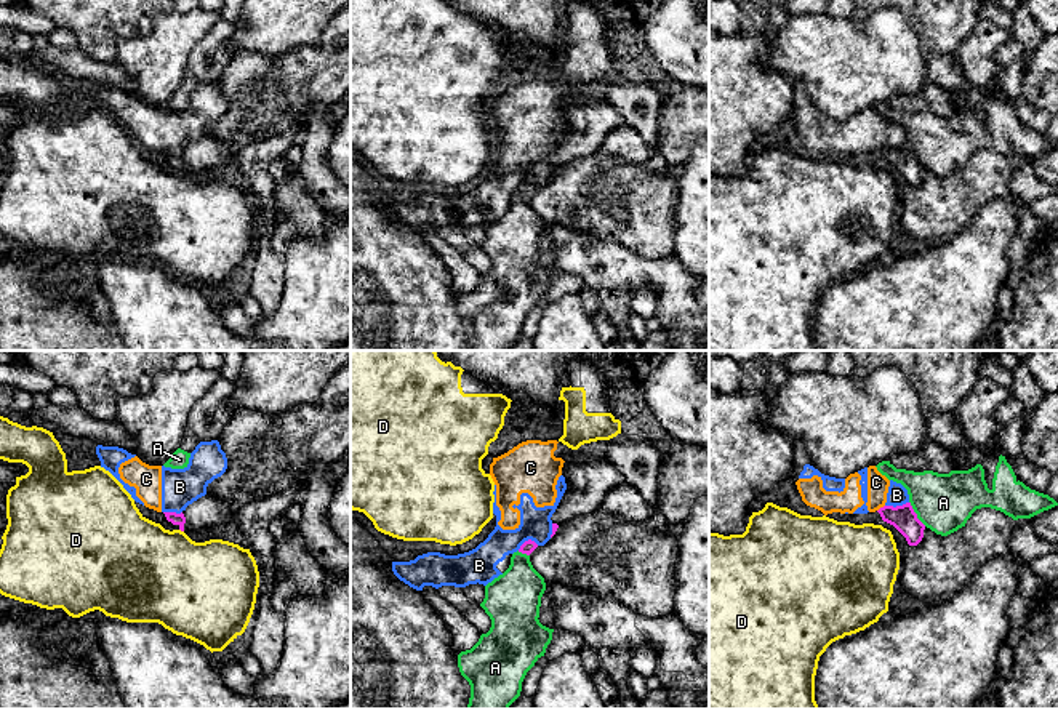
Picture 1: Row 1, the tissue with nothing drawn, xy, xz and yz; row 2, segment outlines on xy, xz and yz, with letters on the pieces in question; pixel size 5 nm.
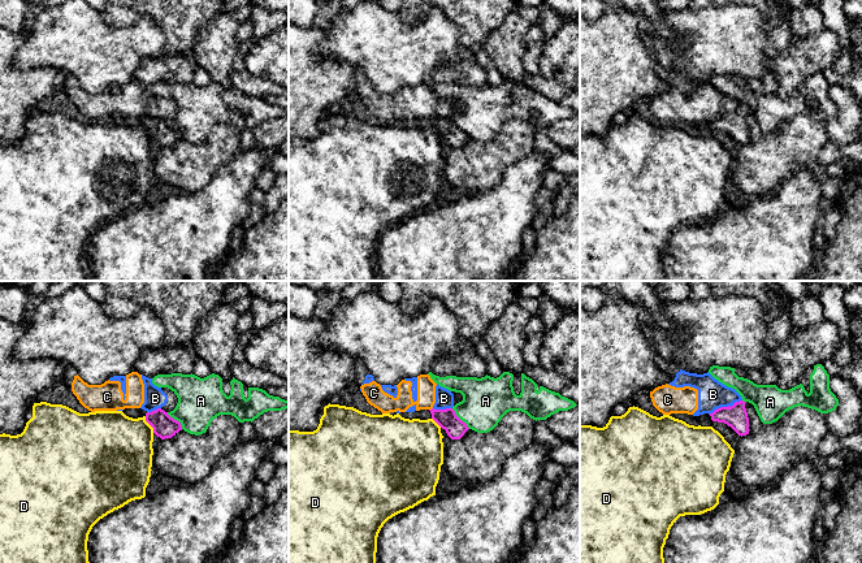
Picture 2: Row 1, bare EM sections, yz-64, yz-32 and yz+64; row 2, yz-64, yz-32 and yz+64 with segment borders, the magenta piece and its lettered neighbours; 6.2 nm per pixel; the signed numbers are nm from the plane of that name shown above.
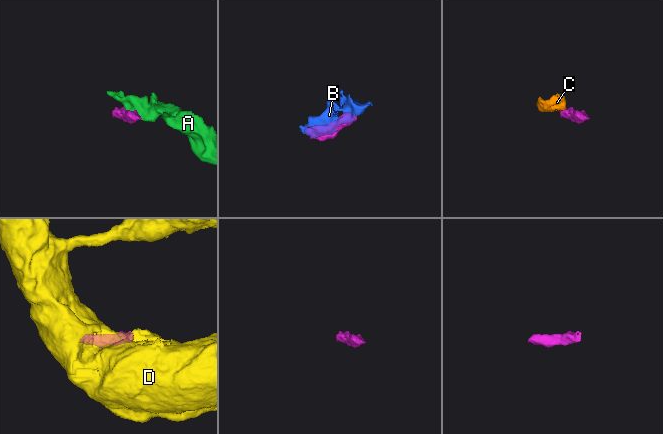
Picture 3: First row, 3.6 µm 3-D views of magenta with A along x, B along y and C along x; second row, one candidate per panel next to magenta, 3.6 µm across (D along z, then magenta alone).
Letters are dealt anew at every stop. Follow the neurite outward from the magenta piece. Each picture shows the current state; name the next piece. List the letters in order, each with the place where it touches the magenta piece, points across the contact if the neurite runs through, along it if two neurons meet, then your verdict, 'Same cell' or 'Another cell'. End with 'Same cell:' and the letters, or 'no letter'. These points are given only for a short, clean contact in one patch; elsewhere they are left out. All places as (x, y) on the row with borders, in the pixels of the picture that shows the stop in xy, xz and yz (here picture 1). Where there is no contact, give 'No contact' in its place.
A: Touches magenta at yz (916, 514). Boundary: yz (909, 501), (916, 516), (925, 525). Another cell
B: Touches magenta at yz (897, 506). Another cell
C: Touches magenta at yz (881, 508). Boundary: yz (884, 504), (877, 511). Another cell
D: Touches magenta at xy (181, 530). Boundary: xy (180, 528), (183, 532). Another cell
Same cell: no letter

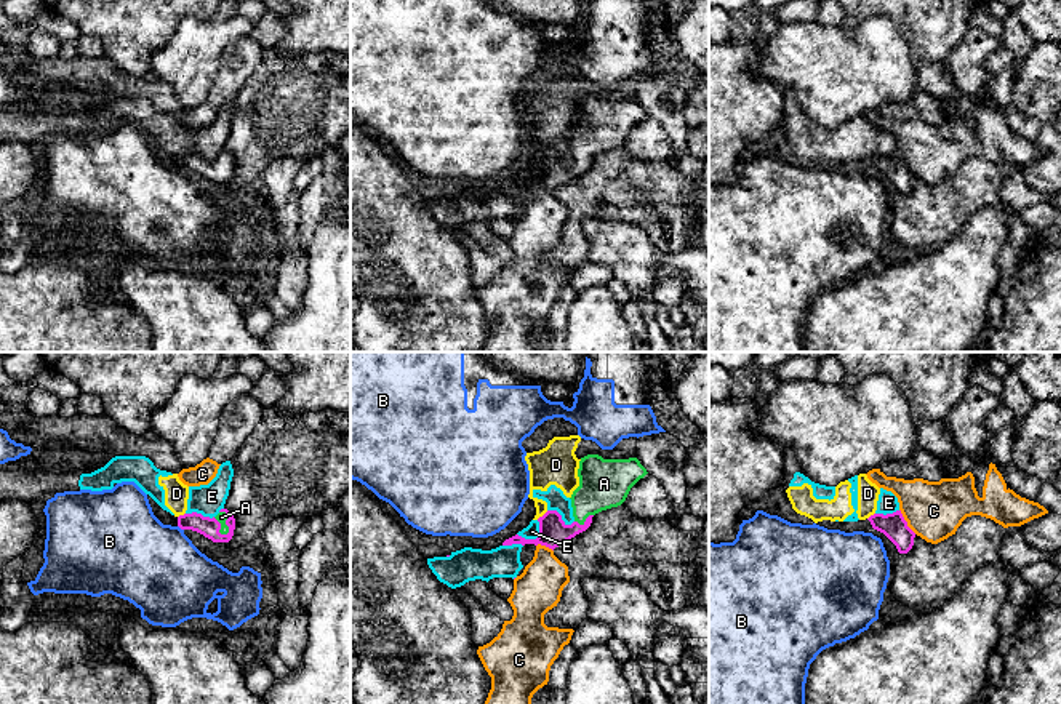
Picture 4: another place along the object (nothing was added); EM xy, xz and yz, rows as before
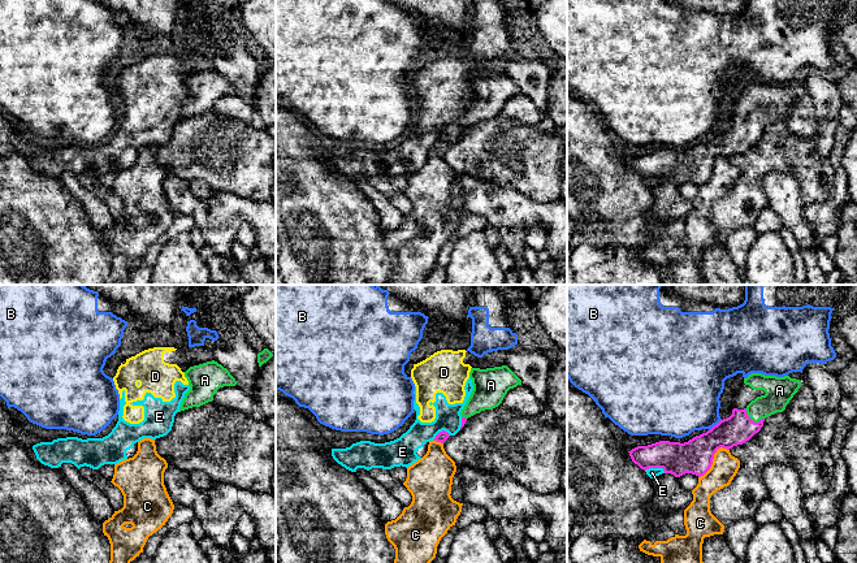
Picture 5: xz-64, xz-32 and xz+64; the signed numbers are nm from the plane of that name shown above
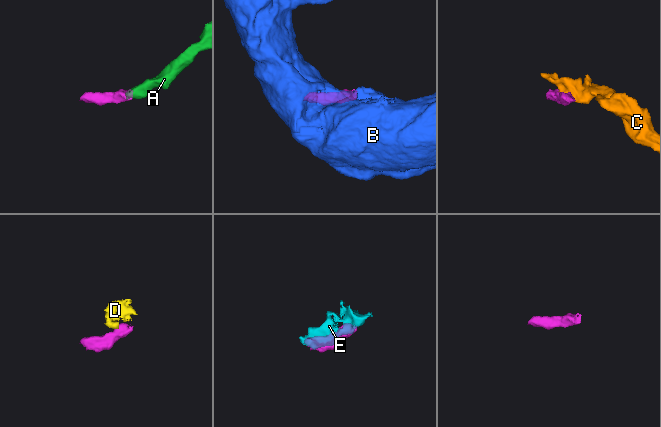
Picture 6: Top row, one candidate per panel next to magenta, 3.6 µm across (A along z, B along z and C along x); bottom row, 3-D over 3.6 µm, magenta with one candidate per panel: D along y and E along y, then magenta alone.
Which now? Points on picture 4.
A: Touches magenta at xy (226, 522). Path across: xy (208, 527), (226, 533), (226, 522), (221, 517). Same cell
B: Touches magenta at xy (181, 528). Boundary: xy (178, 525), (183, 530). Another cell
C: Touches magenta at yz (906, 522). Boundary: yz (900, 509), (906, 524), (916, 533). Another cell
D: Touches magenta at xz (543, 516). Boundary: xz (548, 511), (536, 519). Another cell
E: Touches magenta at xz (533, 540). Another cell
Same cell: A

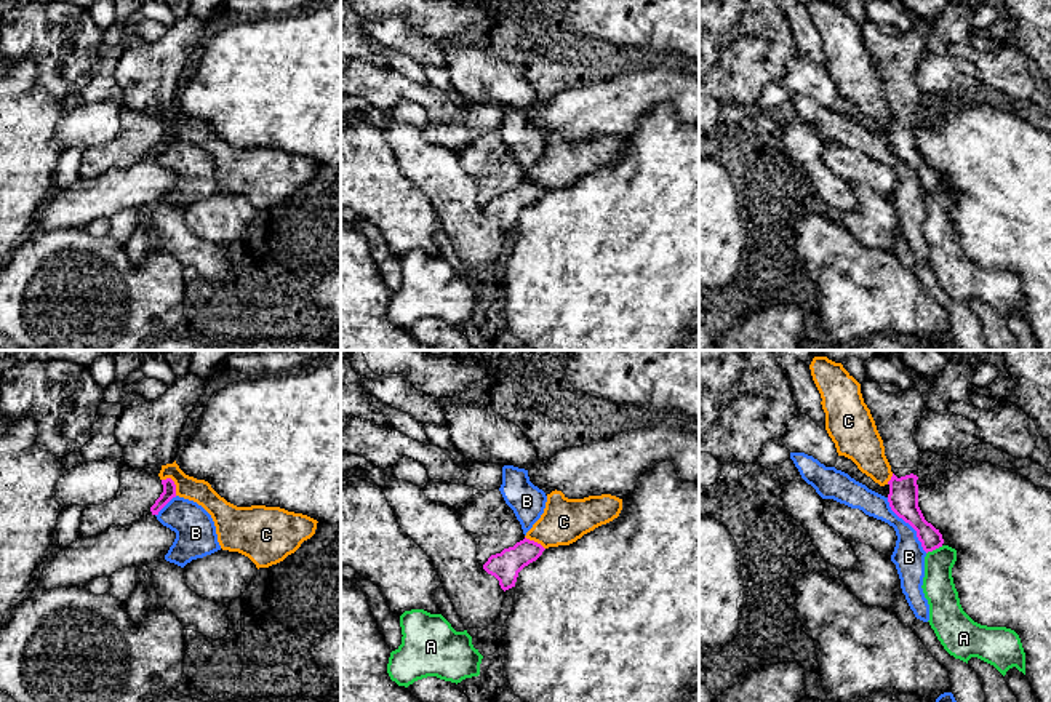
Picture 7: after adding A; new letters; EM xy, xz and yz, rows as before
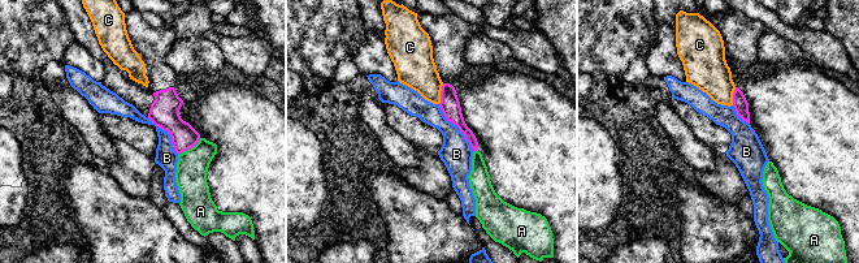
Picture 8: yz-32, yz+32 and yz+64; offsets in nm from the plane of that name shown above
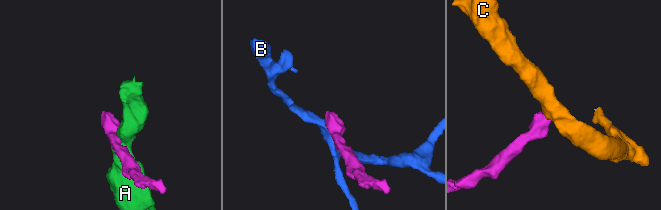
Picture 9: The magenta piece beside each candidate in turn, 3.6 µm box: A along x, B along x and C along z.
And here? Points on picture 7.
A: Touches magenta at yz (935, 549). Another cell
B: Touches magenta at yz (909, 523). Boundary: yz (887, 498), (891, 509), (915, 531), (920, 546), (927, 552). Another cell
C: Touches magenta at xy (173, 483). Boundary: xy (162, 478), (173, 482), (176, 494). Another cell
Same cell: no letter

